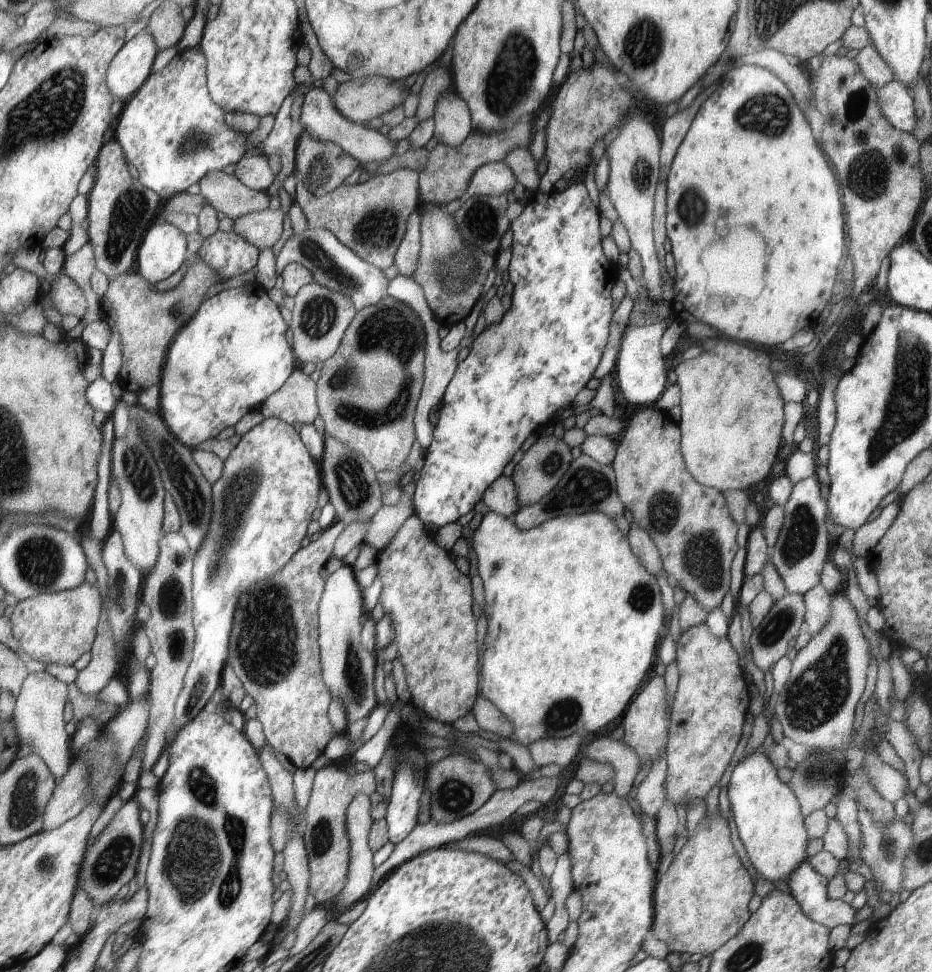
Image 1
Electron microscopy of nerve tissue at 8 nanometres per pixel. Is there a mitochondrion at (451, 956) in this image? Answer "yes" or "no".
yes

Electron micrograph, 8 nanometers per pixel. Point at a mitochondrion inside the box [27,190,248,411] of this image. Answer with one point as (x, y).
(177, 310)

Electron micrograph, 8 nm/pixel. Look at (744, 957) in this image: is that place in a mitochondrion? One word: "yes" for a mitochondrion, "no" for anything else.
yes

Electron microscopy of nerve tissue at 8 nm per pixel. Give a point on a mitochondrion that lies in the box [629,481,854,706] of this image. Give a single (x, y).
(702, 555)

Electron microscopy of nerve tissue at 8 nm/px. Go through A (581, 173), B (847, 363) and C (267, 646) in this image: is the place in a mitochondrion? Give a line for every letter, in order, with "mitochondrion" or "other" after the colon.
A: other
B: other
C: mitochondrion

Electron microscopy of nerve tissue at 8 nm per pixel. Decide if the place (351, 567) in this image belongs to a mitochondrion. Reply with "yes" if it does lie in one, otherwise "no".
no

